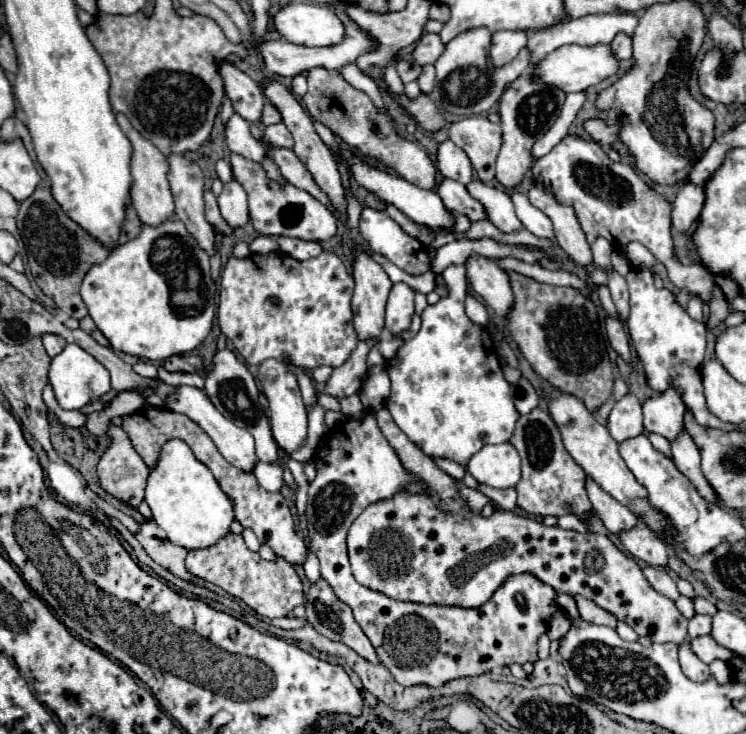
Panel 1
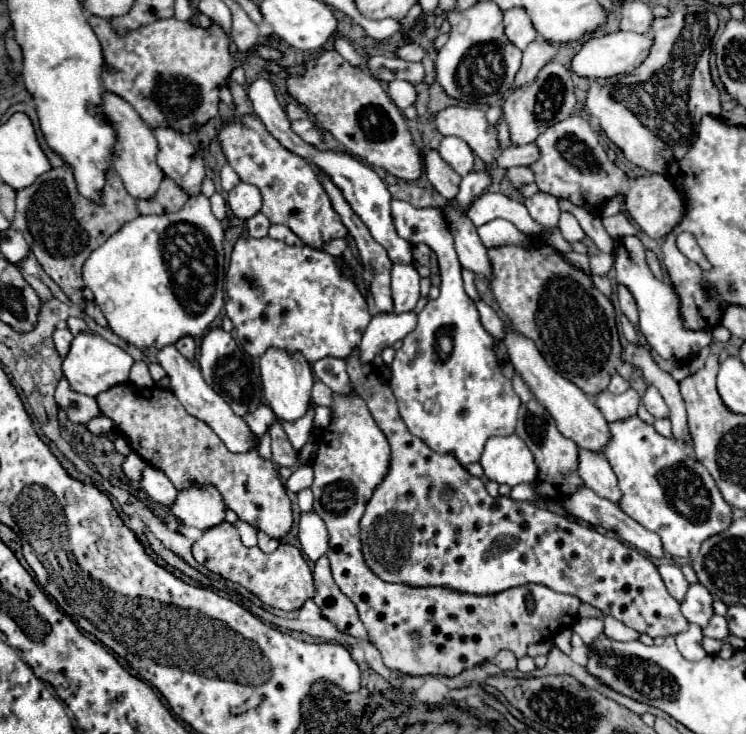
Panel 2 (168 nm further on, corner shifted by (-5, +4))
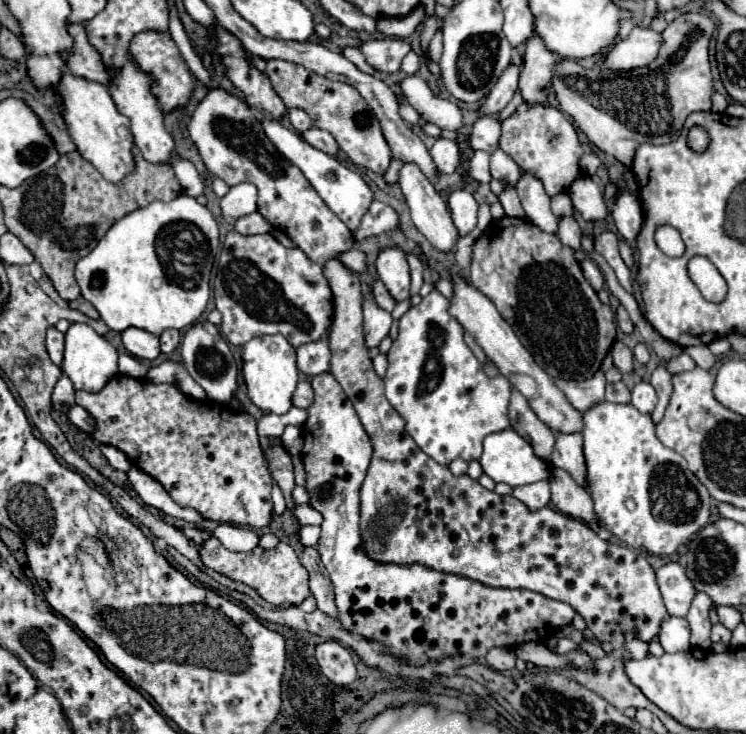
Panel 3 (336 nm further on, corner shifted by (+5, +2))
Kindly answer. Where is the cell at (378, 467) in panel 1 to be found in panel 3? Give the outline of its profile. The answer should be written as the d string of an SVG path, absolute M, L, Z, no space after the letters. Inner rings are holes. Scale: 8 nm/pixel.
M322 373L310 379L314 387L314 403L308 407L308 421L302 427L304 435L304 469L306 469L306 491L310 495L310 505L322 513L322 535L316 545L322 563L330 575L336 593L336 607L340 611L340 623L368 641L380 643L392 657L404 659L410 665L422 667L428 661L440 663L446 657L456 657L462 653L462 647L472 643L472 657L484 657L492 647L516 647L528 641L544 643L546 637L556 627L564 627L572 621L574 609L568 603L544 597L528 589L494 589L478 581L440 573L426 569L422 565L380 565L370 561L362 549L362 539L358 531L360 519L360 485L366 477L372 443L364 431L352 401L342 391L340 383L330 375Z

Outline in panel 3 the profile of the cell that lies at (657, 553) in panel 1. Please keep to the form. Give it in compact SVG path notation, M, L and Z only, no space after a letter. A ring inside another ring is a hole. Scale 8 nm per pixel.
M552 471L552 505L574 519L580 519L588 525L598 525L600 519L594 513L594 501L586 489L582 489L566 471Z

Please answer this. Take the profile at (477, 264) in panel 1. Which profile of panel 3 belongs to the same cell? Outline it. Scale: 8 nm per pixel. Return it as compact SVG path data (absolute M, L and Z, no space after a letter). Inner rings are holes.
M404 163L404 167L400 169L400 187L402 187L402 193L406 197L406 203L410 207L410 213L412 213L412 221L414 225L418 227L418 231L442 253L450 253L454 249L454 245L458 243L460 235L458 235L458 229L452 221L452 215L448 211L448 205L446 201L436 193L434 185L424 177L424 173L414 165L414 163Z

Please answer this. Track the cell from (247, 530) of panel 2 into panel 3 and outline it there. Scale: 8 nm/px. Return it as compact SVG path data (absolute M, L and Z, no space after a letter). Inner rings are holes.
M220 523L214 529L214 537L220 539L220 543L230 549L230 551L252 551L258 545L258 535L252 529L230 525L230 523Z

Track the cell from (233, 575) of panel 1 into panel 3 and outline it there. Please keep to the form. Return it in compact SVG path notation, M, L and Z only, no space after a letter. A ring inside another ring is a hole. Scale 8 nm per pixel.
M208 537L200 547L200 557L208 569L214 569L216 573L230 577L232 581L240 581L240 583L256 589L264 601L268 601L276 607L300 605L310 595L308 573L302 567L294 549L286 543L278 543L270 551L256 547L250 553L234 553L234 551L228 551L216 537Z

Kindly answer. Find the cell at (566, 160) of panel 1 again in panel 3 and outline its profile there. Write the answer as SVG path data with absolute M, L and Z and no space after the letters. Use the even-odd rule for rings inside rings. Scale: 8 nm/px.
M520 105L516 115L502 123L500 149L510 155L524 173L540 179L550 197L568 191L570 185L580 177L580 159L584 149L578 141L574 125L564 117L562 111L554 107L534 105L534 109L526 109L526 105Z

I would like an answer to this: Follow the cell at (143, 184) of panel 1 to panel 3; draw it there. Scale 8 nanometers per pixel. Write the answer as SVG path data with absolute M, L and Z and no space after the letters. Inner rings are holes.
M66 71L62 75L58 93L64 97L66 105L64 121L82 157L88 159L110 183L120 183L124 177L128 177L136 167L132 153L134 137L128 127L130 119L118 111L112 95L108 93L108 87L102 83L86 81L82 77L74 77L72 73Z

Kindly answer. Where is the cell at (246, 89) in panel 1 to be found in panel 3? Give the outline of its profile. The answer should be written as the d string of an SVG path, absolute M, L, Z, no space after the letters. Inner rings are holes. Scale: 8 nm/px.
M262 117L260 119L262 129L266 133L266 137L274 143L274 147L290 161L294 163L310 181L310 185L316 189L316 193L324 199L324 203L352 229L352 233L360 227L360 221L364 217L364 213L368 211L368 207L374 201L374 193L370 189L370 185L352 169L348 169L346 165L342 165L336 157L308 145L306 141L302 141L302 137L296 131L290 131L286 127L282 127L278 121L270 119L270 117Z

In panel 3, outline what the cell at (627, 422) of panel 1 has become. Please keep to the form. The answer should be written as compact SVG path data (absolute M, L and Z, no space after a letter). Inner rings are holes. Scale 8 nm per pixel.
M598 371L590 381L558 381L556 385L566 393L568 401L578 409L578 411L588 411L594 405L604 403L604 373Z

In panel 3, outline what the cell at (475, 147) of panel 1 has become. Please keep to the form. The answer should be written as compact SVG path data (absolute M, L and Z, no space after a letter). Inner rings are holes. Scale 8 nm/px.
M416 75L404 79L400 87L402 87L402 97L420 113L420 117L440 127L442 131L440 137L452 141L458 139L464 123L462 123L462 111L456 103L432 95L428 85Z

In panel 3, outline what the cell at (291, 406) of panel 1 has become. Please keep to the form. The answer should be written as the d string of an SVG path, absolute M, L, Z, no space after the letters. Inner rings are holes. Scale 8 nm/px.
M266 335L250 339L242 347L242 375L248 387L248 397L256 407L276 415L290 411L292 395L298 385L296 349L282 335Z

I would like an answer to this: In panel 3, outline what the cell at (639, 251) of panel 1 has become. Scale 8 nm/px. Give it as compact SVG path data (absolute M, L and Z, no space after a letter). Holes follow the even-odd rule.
M580 177L574 181L574 185L568 189L568 195L574 203L574 209L586 219L586 221L604 221L608 217L608 209L602 197L602 191L590 177Z

